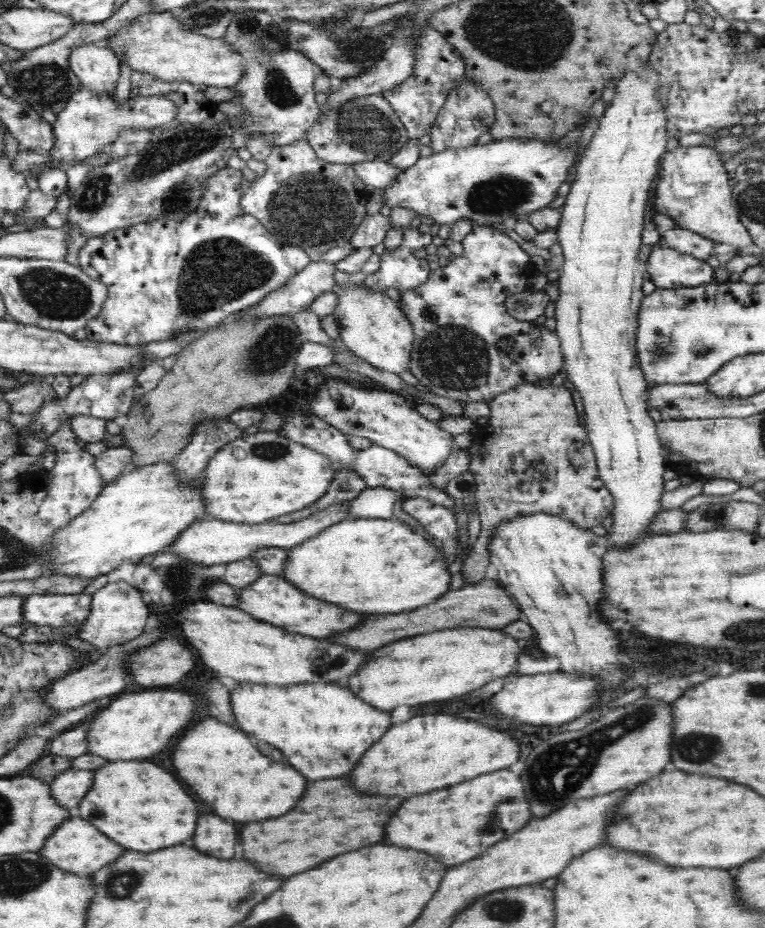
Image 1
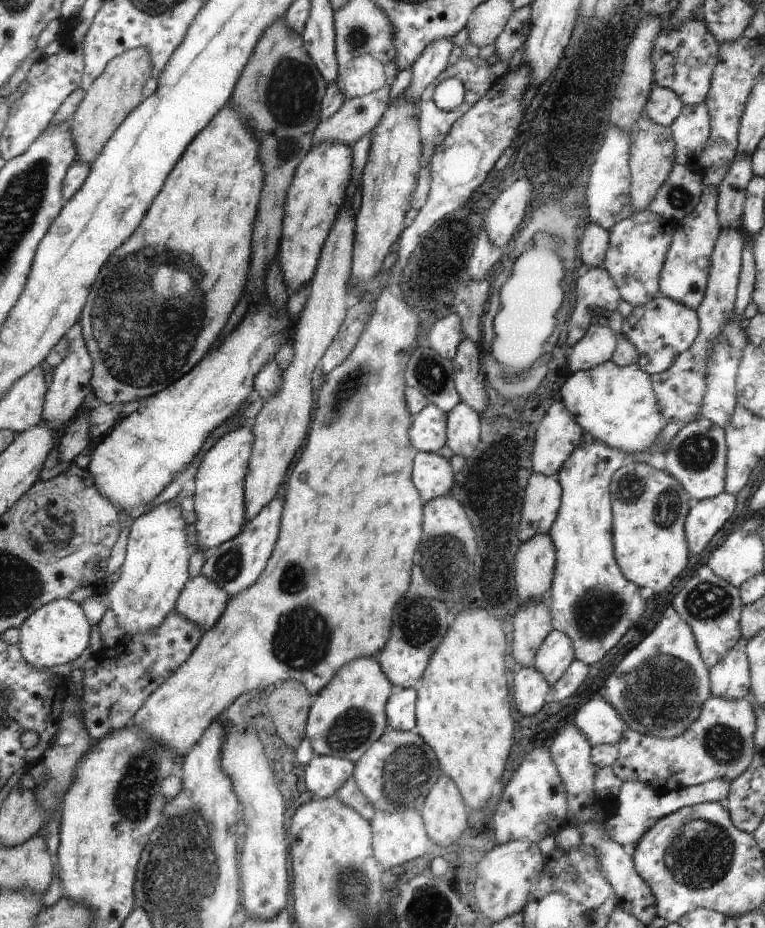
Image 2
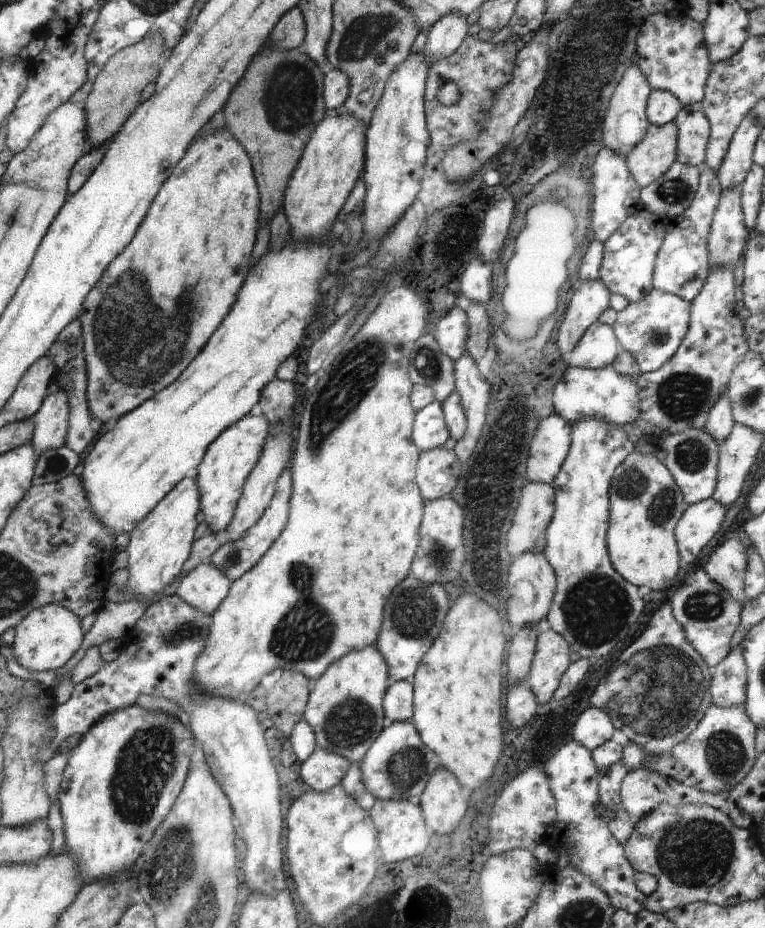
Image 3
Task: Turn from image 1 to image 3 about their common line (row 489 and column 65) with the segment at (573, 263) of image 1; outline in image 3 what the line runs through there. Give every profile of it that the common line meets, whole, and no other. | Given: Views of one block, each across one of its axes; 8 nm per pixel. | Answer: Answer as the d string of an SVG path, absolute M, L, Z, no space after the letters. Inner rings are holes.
M43 605L29 612L13 628L15 636L10 646L13 649L15 662L33 672L45 670L51 673L59 668L77 652L83 638L79 618L61 605Z

